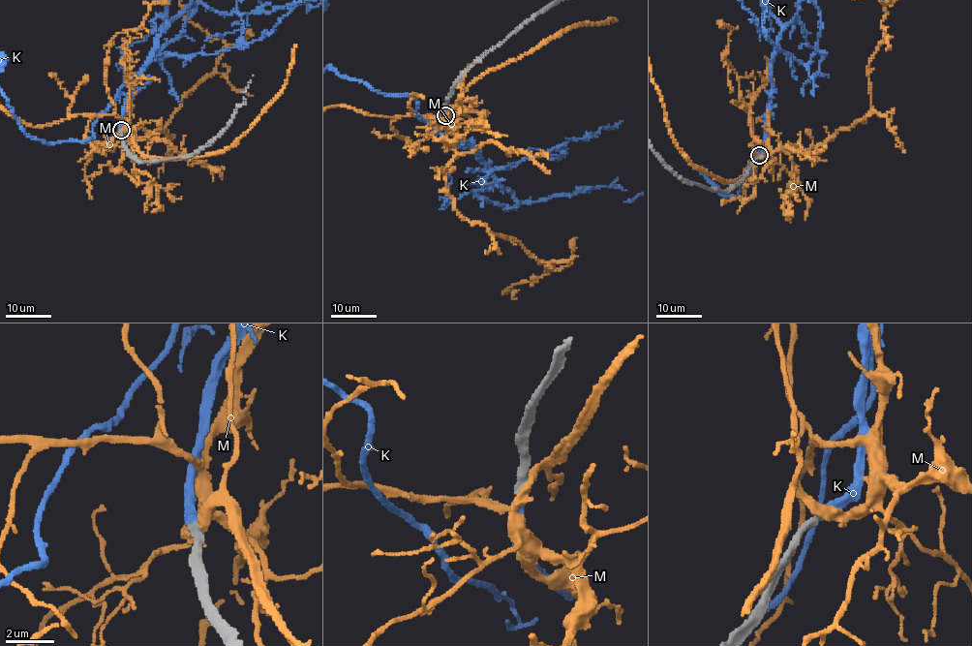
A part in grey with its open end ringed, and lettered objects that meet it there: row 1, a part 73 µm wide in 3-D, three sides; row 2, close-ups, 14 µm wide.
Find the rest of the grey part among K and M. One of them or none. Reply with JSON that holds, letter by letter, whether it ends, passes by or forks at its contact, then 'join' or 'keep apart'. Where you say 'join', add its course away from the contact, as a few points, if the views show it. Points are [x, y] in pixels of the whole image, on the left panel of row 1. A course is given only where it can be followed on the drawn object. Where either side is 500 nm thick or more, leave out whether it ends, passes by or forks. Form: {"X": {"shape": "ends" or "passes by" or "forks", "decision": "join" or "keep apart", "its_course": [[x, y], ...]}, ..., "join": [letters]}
{"K": {"shape": "ends", "decision": "join", "its_course": [[121, 130], [138, 73], [93, 137], [47, 143], [28, 136]]}, "M": {"shape": "forks", "decision": "keep apart"}, "join": ["K"]}

